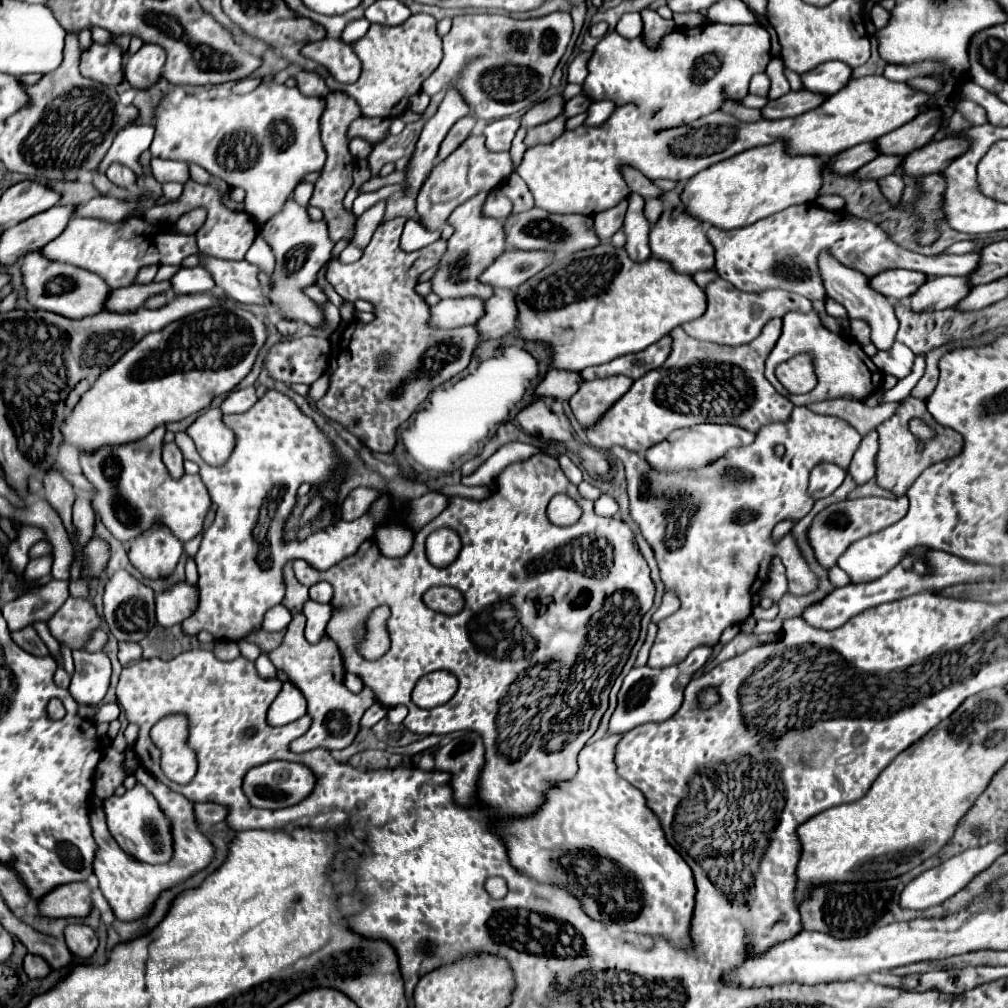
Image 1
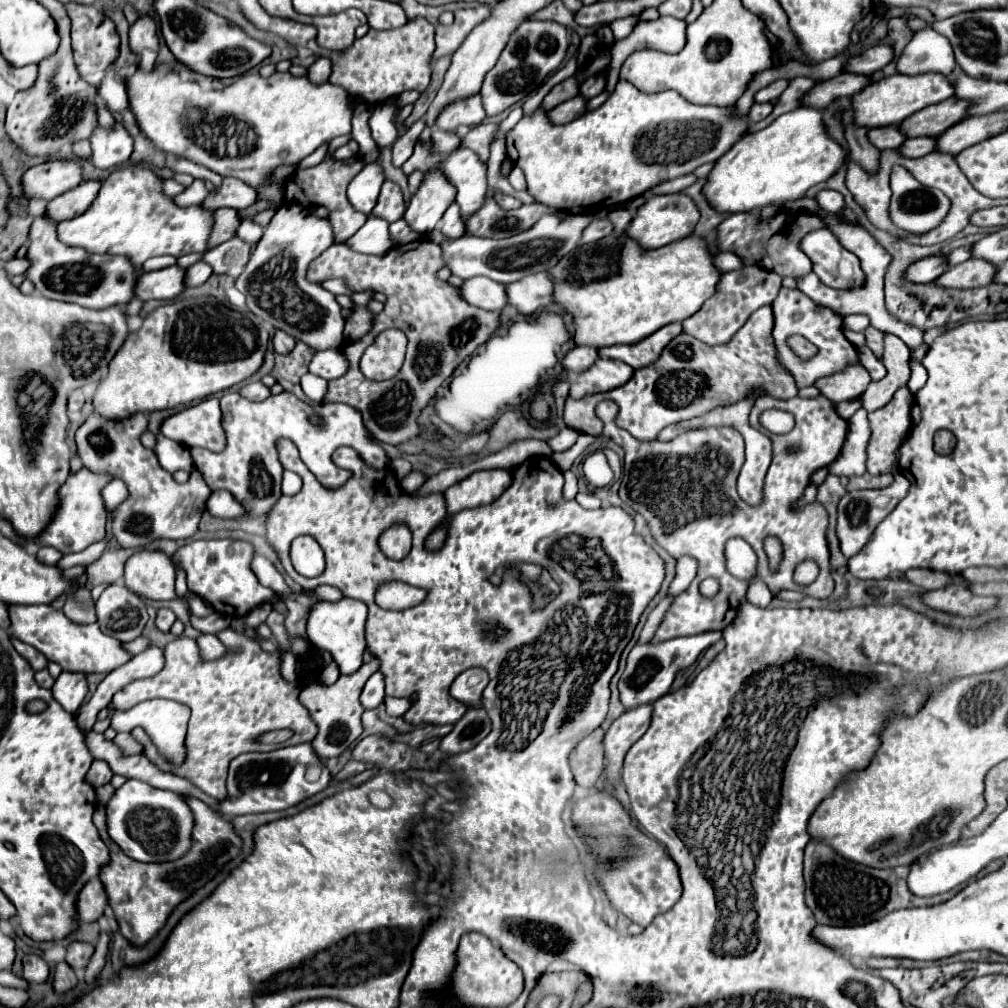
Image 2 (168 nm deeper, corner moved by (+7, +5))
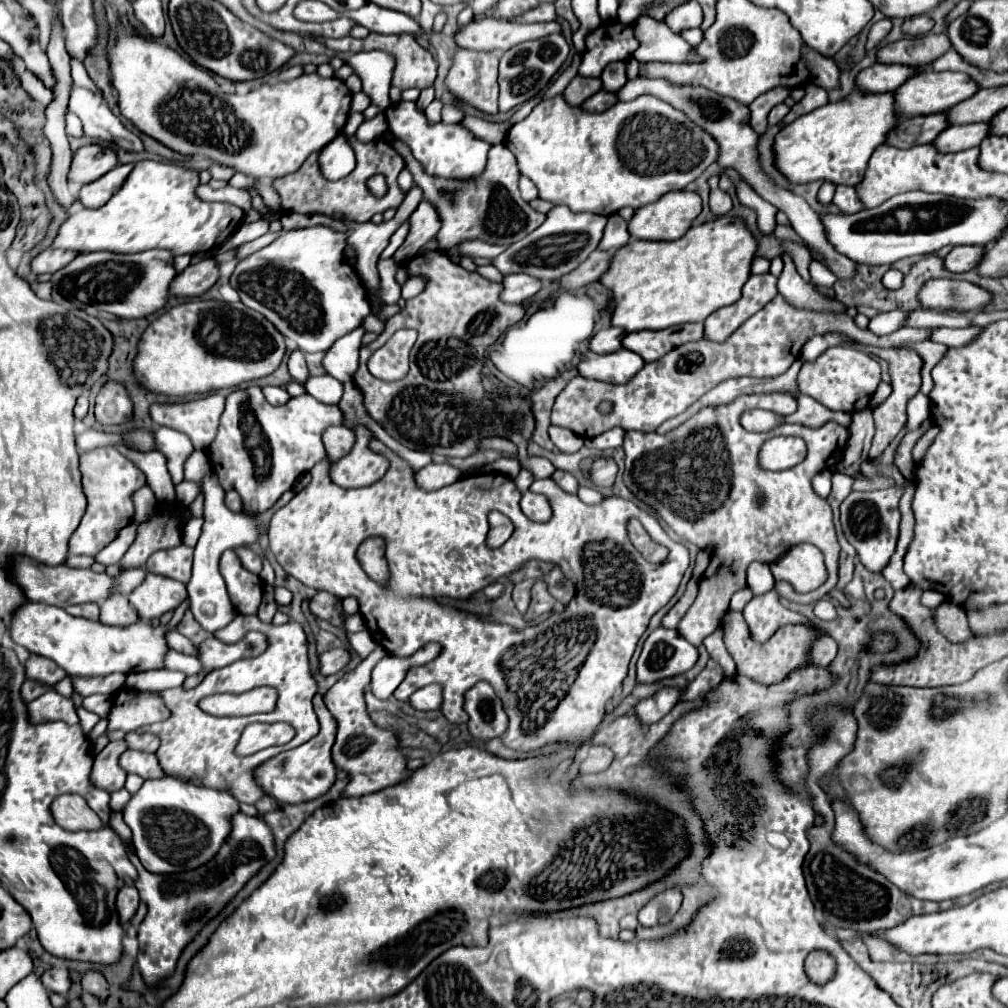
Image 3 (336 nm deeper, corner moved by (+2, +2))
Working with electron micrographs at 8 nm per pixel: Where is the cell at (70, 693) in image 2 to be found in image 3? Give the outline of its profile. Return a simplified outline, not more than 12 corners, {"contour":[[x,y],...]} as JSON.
{"contour":[[55,689],[29,703],[31,721],[79,723],[71,697]]}

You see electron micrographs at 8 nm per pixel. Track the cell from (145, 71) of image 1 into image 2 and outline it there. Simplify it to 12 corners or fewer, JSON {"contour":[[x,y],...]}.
{"contour":[[148,14],[130,26],[130,48],[158,52],[156,22]]}

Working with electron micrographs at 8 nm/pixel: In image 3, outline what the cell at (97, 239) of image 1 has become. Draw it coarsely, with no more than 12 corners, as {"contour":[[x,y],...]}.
{"contour":[[139,161],[51,249],[213,251],[241,209],[195,197],[197,171]]}

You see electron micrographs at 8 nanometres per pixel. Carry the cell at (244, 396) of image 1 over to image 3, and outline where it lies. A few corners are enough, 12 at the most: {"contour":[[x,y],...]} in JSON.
{"contour":[[263,387],[271,405],[283,405],[289,399],[283,387]]}

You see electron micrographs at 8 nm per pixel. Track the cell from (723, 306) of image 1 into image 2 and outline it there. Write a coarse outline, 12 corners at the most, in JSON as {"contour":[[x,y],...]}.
{"contour":[[760,266],[722,274],[718,292],[682,322],[704,344],[726,344],[782,280]]}

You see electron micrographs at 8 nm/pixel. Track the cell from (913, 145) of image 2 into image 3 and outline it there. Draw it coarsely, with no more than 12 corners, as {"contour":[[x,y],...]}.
{"contour":[[987,123],[947,127],[935,141],[939,153],[977,147]]}

